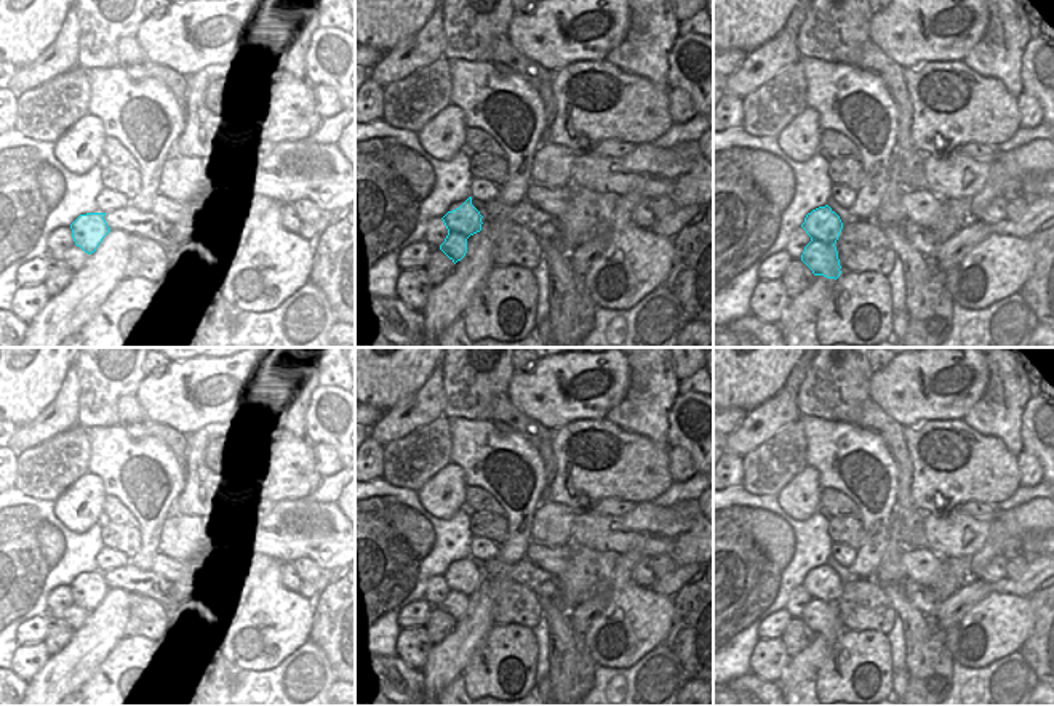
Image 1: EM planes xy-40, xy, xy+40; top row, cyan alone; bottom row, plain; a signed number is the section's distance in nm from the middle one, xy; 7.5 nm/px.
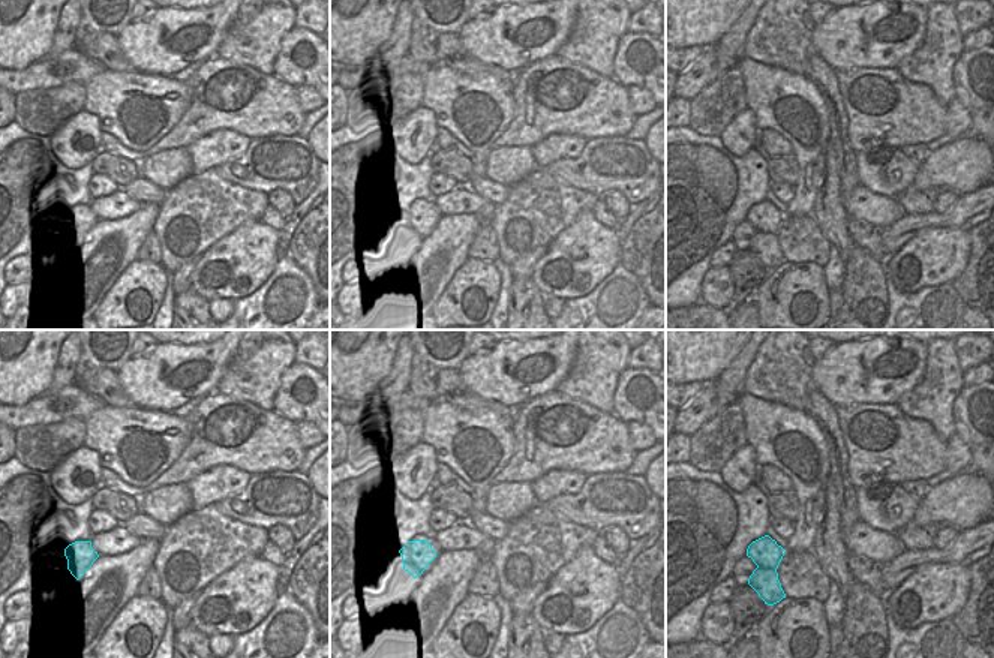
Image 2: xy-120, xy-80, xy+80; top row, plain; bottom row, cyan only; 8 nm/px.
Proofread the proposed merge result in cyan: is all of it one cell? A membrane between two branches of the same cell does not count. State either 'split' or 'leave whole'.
split

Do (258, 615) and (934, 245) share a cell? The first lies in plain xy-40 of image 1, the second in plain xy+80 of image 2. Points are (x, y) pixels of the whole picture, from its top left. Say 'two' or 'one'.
one

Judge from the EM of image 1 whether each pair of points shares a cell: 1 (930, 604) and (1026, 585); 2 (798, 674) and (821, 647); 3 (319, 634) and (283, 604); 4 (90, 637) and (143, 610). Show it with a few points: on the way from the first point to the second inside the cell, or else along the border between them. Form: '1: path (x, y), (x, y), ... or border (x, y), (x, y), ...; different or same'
1: border (939, 602), (933, 617); different
2: path (800, 668), (814, 653); same
3: border (314, 610), (307, 639); different
4: border (141, 596), (133, 609), (138, 629); different

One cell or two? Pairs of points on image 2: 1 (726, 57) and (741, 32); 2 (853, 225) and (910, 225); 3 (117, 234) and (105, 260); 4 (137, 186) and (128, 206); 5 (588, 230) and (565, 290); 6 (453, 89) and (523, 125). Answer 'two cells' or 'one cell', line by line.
1: one cell
2: two cells
3: one cell
4: two cells
5: one cell
6: two cells

